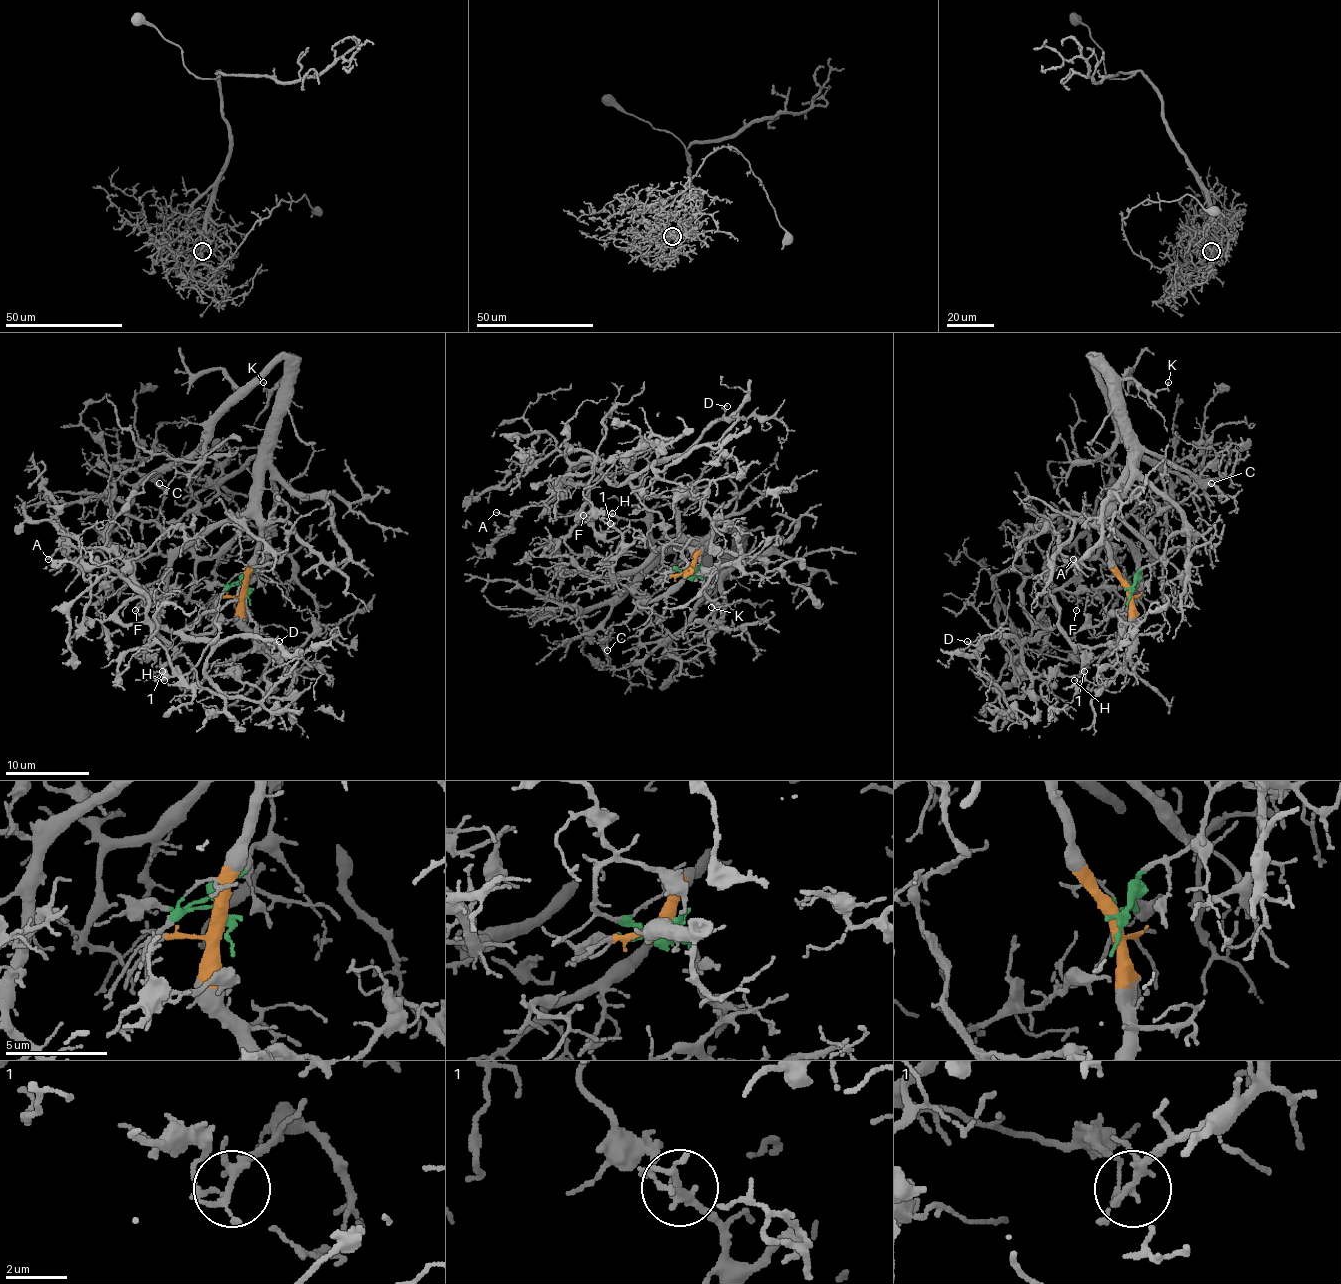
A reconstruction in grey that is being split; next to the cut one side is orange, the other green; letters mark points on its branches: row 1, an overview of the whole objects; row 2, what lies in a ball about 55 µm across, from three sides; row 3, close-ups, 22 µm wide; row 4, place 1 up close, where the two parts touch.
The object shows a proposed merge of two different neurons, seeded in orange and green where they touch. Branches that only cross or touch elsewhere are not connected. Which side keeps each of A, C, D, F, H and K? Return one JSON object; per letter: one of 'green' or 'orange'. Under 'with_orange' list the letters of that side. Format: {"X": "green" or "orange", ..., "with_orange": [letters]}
{"A": "green", "C": "orange", "D": "green", "F": "green", "H": "orange", "K": "orange", "with_orange": ["C", "H", "K"]}

